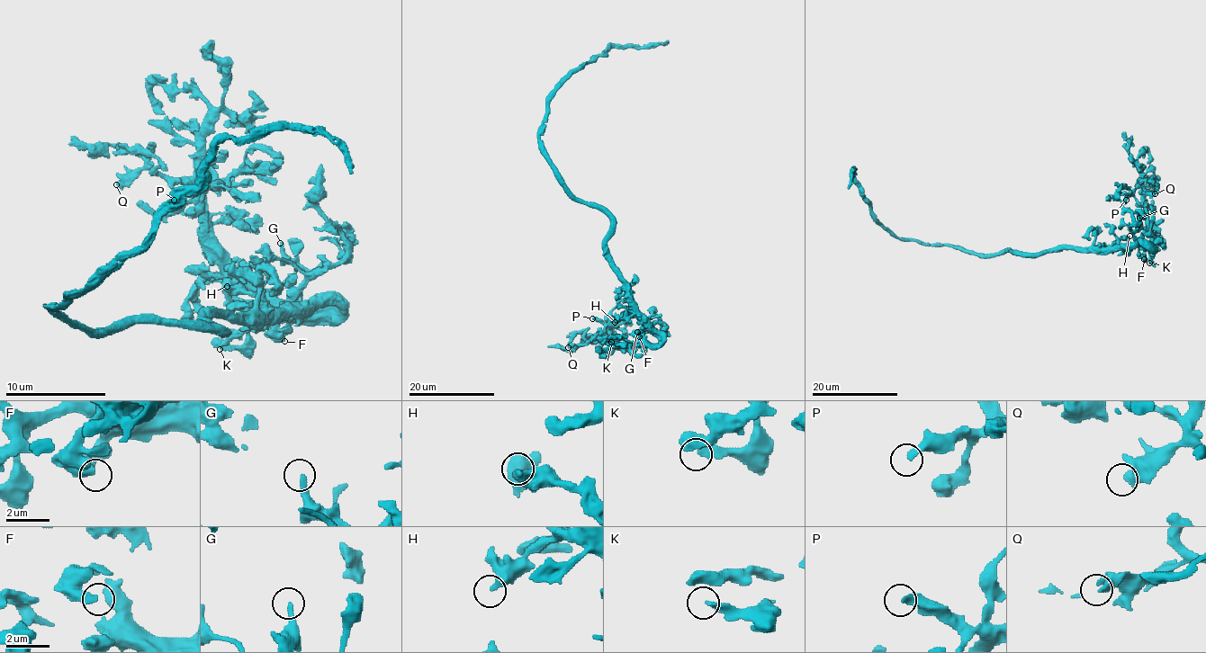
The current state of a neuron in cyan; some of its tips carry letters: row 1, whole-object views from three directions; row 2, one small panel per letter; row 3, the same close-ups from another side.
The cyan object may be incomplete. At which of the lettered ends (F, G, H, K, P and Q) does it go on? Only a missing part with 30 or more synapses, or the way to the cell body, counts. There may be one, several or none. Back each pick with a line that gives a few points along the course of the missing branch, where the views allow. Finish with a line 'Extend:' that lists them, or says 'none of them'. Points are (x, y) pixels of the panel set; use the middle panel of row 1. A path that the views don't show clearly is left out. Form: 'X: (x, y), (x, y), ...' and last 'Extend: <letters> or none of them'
G: (637, 332), (642, 317)
Extend: G

